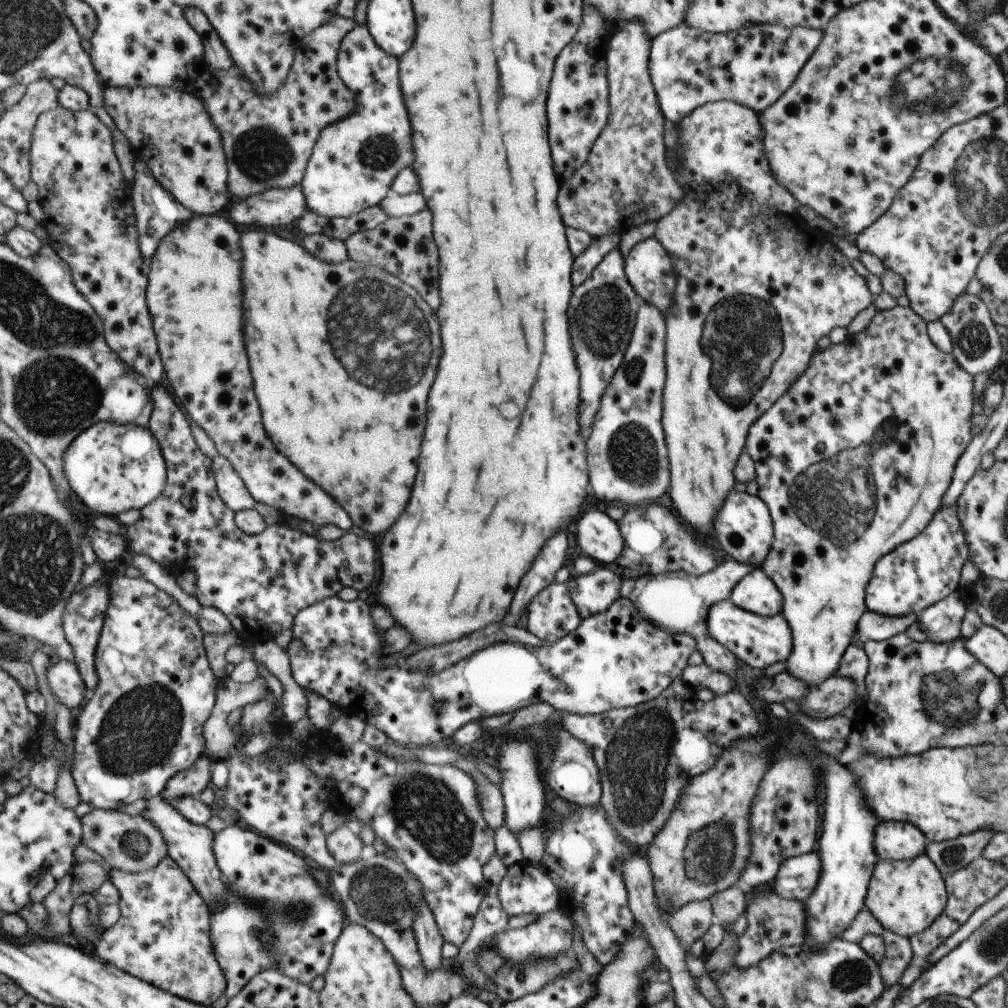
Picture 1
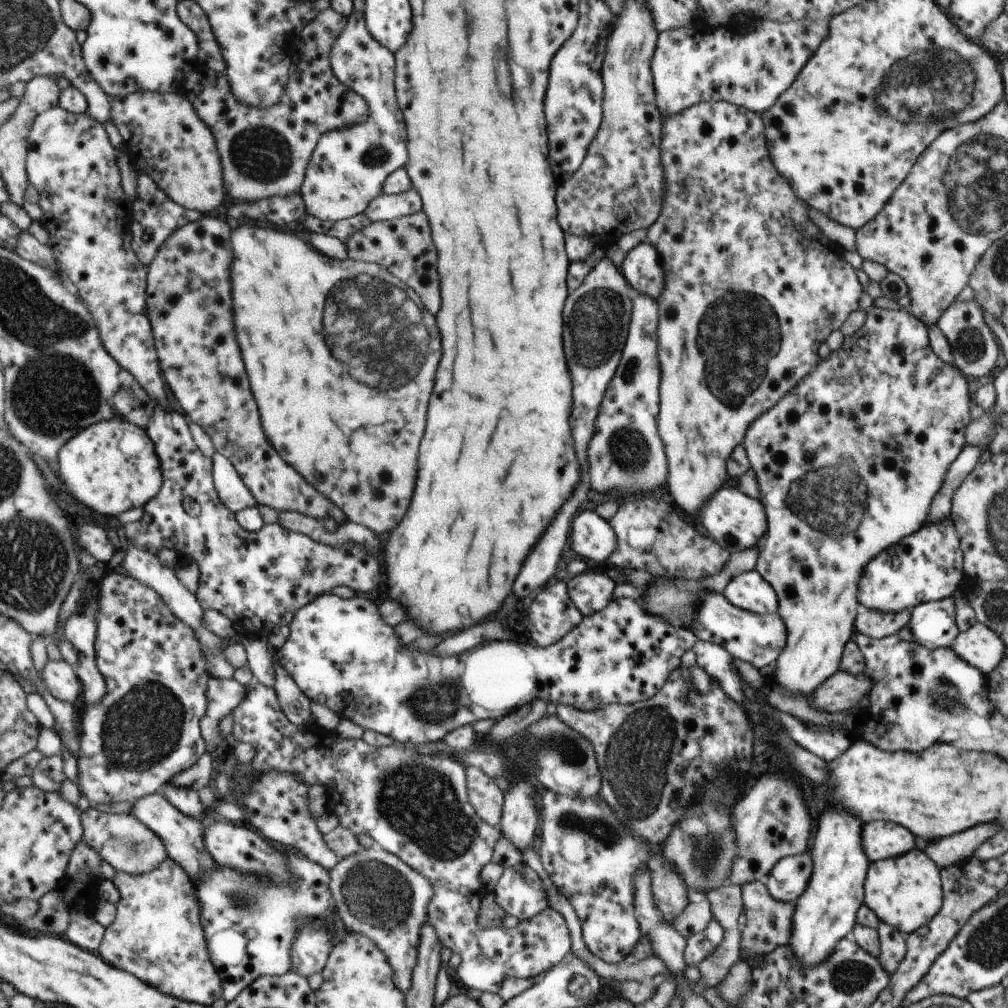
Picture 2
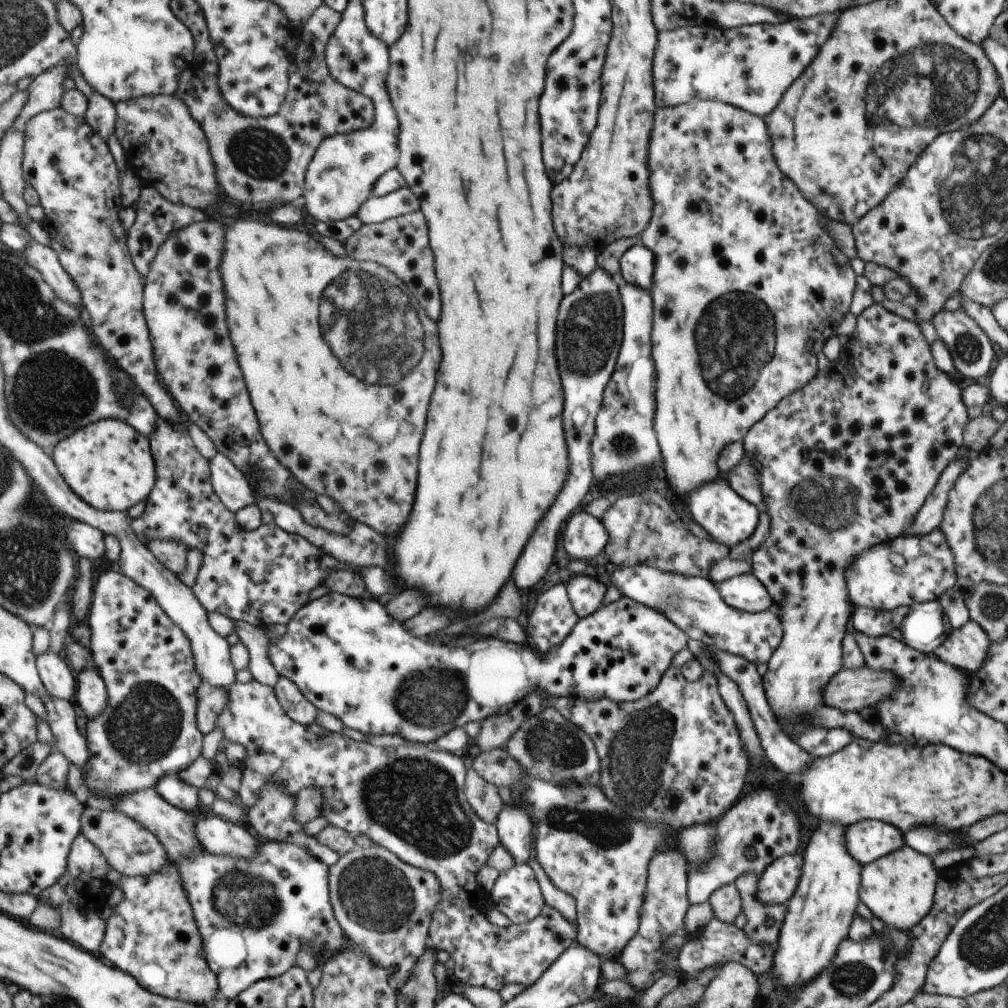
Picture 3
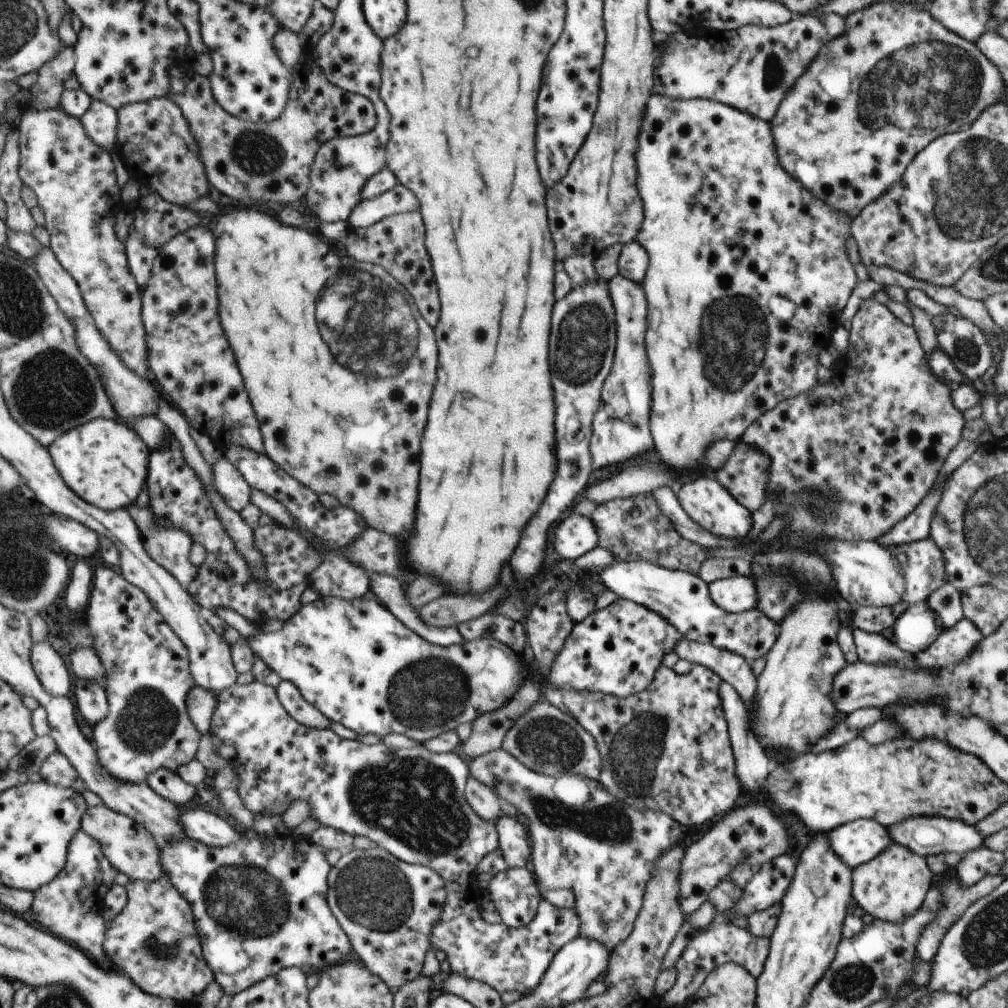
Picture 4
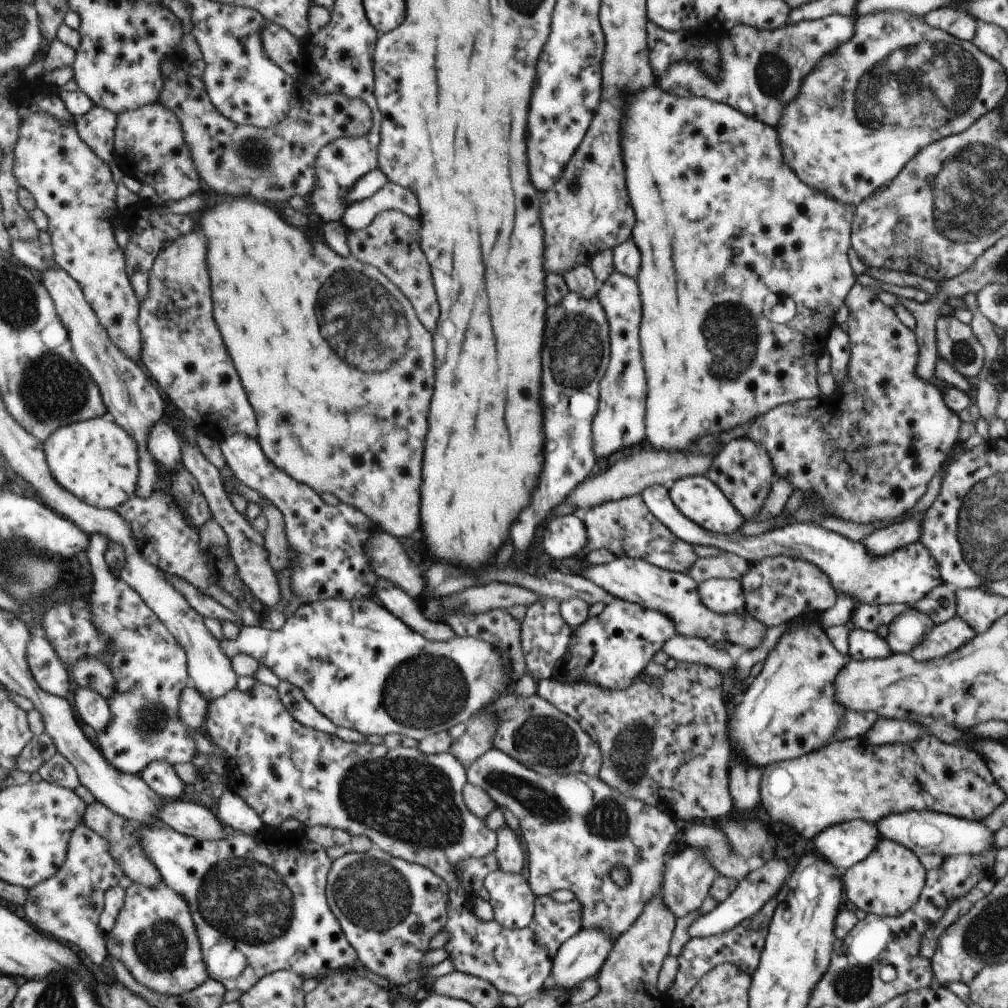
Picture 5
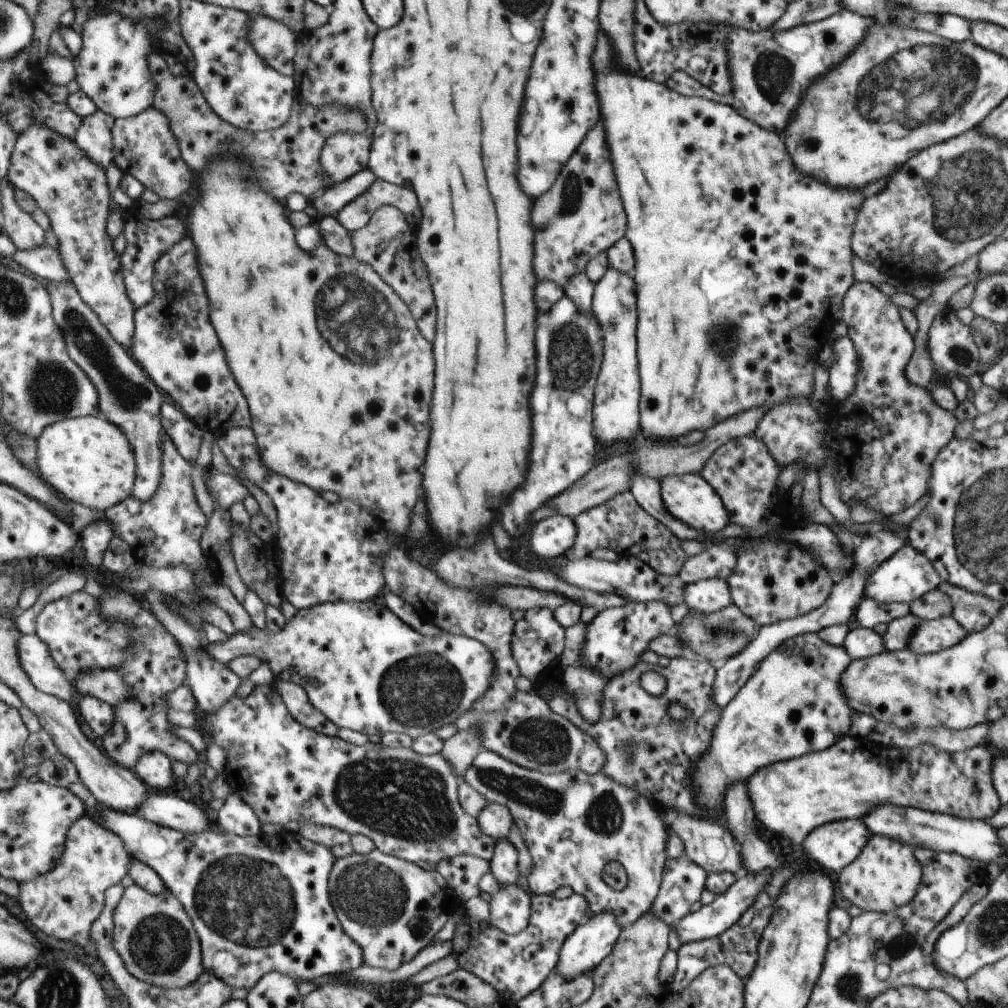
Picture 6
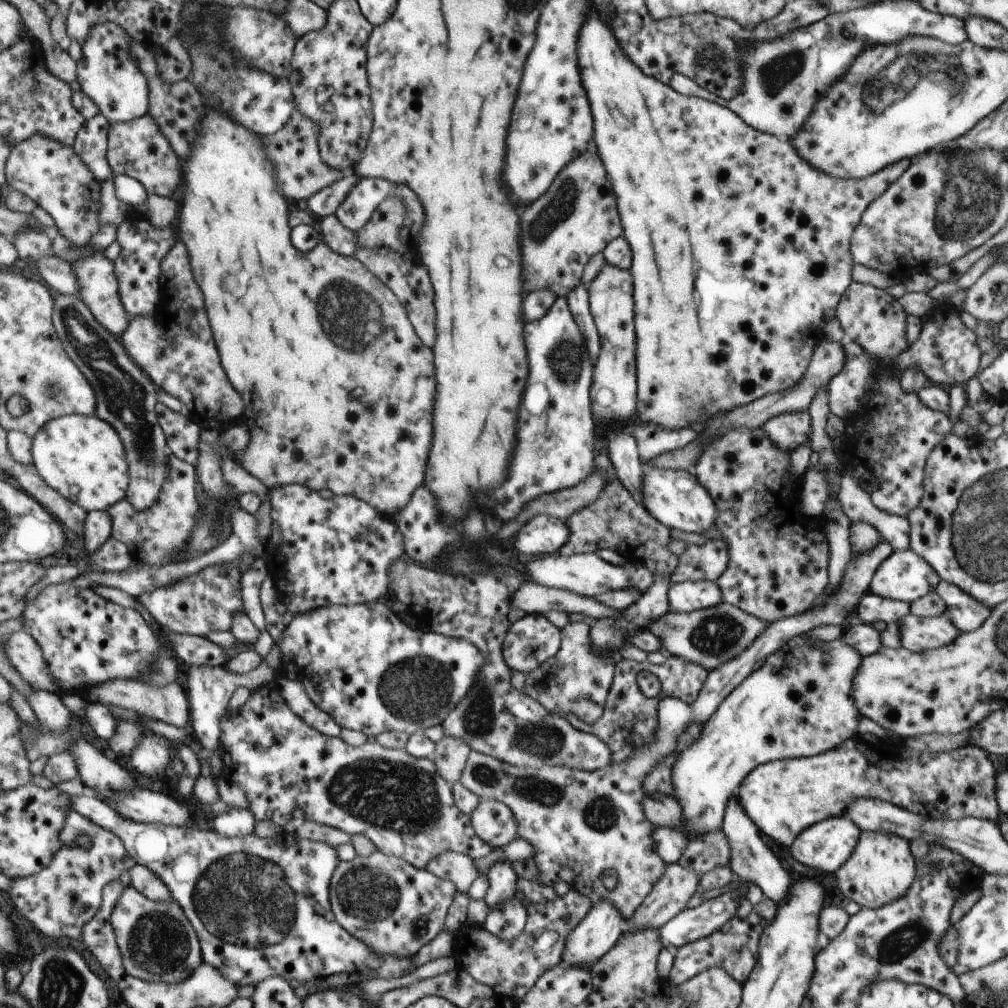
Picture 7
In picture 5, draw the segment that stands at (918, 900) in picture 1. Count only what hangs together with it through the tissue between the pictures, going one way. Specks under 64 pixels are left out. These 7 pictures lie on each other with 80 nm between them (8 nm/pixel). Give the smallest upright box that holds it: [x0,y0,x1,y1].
[843,838,926,917]

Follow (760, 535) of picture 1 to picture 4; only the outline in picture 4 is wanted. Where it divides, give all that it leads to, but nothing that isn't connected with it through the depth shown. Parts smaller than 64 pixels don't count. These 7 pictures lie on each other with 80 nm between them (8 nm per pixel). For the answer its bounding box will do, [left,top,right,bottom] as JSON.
[676,475,752,539]

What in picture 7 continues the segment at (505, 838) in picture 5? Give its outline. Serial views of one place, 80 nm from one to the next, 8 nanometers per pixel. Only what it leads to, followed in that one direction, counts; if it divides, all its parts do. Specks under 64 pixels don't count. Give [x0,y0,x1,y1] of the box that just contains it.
[484,861,517,907]

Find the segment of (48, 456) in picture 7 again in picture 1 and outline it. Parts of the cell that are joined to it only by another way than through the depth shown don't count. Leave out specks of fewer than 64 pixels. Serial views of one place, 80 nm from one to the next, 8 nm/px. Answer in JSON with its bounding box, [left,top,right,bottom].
[64,421,168,517]

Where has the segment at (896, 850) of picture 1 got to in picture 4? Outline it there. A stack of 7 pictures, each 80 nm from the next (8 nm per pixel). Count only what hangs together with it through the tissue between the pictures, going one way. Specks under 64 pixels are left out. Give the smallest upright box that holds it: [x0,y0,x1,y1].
[827,819,893,869]

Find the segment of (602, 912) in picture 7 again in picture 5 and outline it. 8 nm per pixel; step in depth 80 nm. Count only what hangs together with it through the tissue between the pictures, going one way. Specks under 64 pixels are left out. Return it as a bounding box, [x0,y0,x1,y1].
[543,929,613,991]

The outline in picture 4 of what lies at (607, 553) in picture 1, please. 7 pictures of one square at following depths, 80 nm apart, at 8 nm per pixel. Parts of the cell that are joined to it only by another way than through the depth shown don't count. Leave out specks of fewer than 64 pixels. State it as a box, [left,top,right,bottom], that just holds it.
[553,514,599,561]

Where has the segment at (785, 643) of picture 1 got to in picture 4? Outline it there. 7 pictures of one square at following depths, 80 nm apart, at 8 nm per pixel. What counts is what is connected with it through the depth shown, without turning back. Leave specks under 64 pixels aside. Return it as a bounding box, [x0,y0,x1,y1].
[599,560,781,662]

